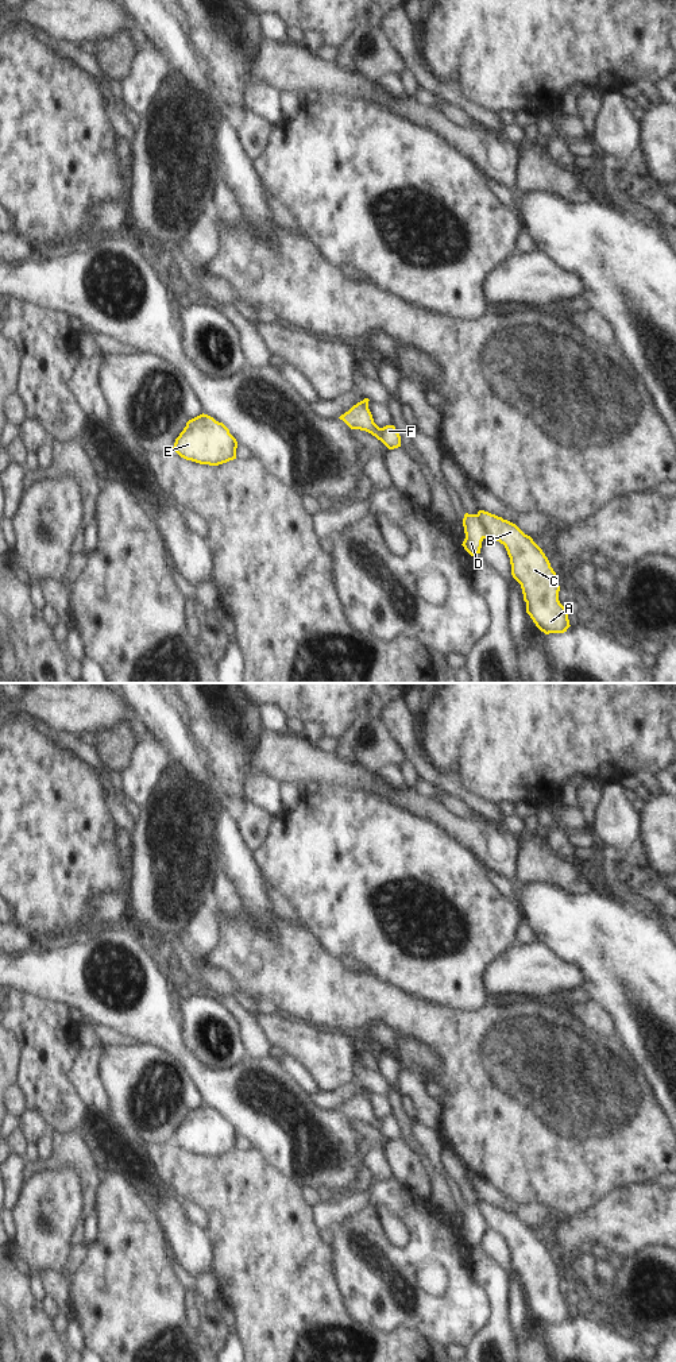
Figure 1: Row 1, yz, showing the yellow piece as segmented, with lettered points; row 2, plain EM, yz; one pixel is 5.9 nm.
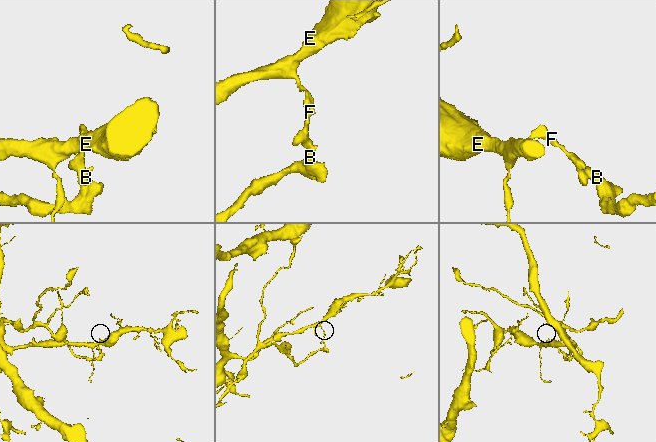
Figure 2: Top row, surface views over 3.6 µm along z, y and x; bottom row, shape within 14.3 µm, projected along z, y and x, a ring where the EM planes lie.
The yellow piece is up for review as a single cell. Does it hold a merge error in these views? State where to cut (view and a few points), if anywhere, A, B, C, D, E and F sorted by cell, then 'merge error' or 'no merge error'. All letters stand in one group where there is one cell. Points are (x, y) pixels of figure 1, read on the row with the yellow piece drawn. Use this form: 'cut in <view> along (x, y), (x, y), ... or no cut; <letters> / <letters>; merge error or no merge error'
cut in yz along (478, 513), (485, 537); A B C / D E F; merge error

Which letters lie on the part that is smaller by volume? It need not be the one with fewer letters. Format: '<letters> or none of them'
A, B, C

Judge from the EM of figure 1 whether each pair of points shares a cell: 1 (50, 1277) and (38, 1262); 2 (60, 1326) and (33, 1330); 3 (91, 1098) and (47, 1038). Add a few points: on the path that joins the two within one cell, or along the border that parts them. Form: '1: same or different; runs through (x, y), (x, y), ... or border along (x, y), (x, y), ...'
1: different; border along (61, 1274), (53, 1270), (43, 1270), (37, 1281)
2: different; border along (53, 1320), (55, 1335), (65, 1347)
3: different; border along (81, 1048), (68, 1073)

